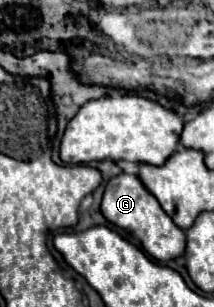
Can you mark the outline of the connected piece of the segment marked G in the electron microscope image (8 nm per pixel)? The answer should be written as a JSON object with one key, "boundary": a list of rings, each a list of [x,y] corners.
{"boundary":[[[118,174],[114,176],[104,190],[104,198],[102,198],[102,206],[100,206],[104,218],[108,222],[112,222],[118,228],[124,228],[128,232],[132,232],[138,242],[142,244],[142,248],[160,262],[172,260],[182,256],[184,246],[186,246],[186,238],[184,232],[170,220],[170,216],[160,208],[158,200],[144,188],[144,184],[138,180],[138,176],[132,174]]]}

